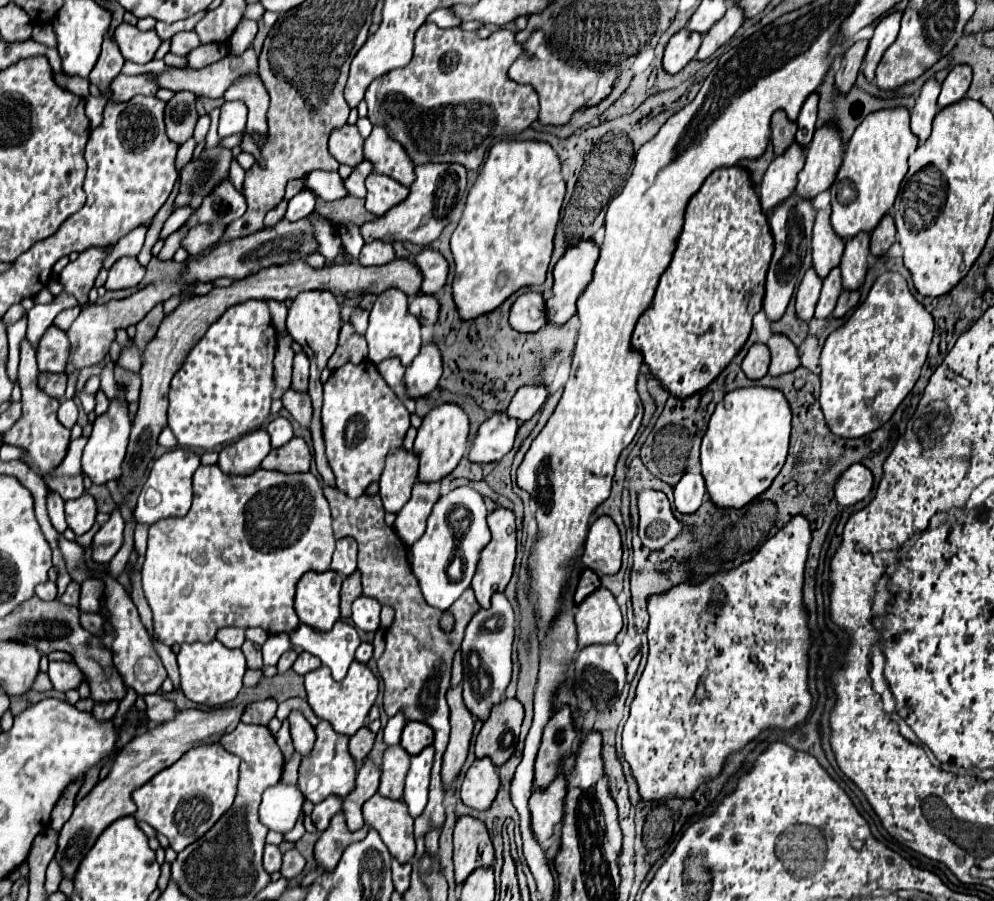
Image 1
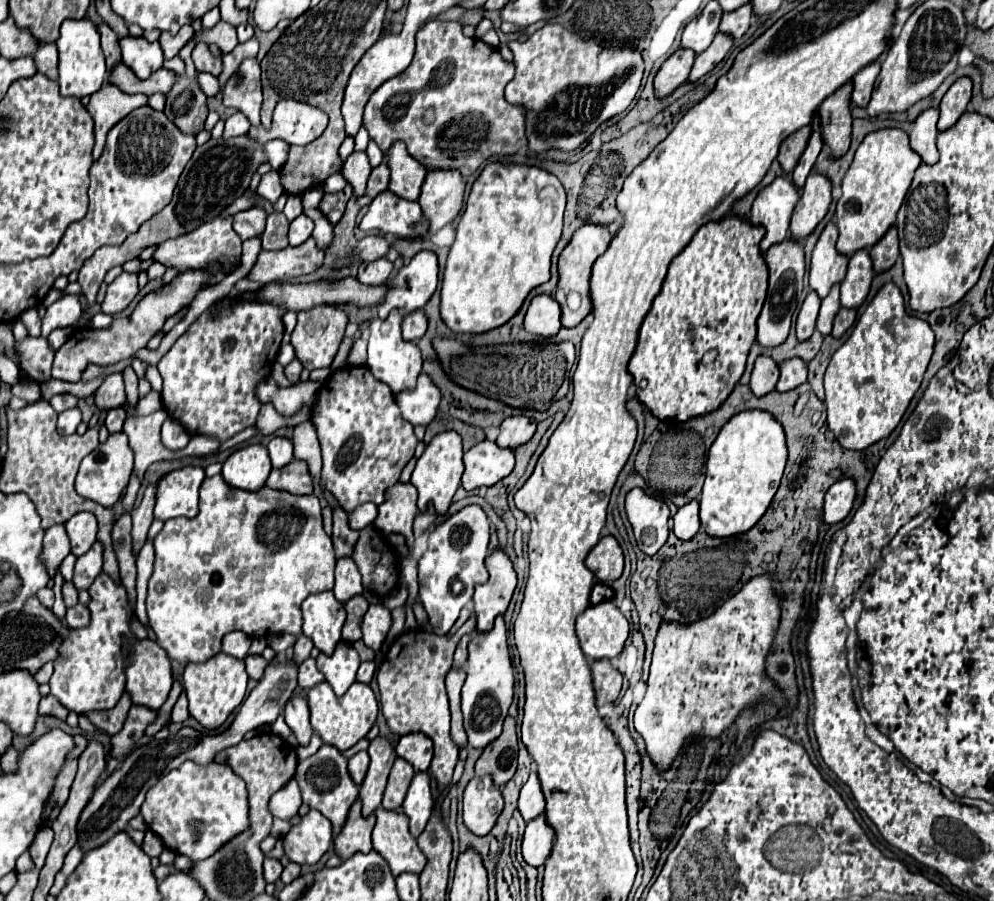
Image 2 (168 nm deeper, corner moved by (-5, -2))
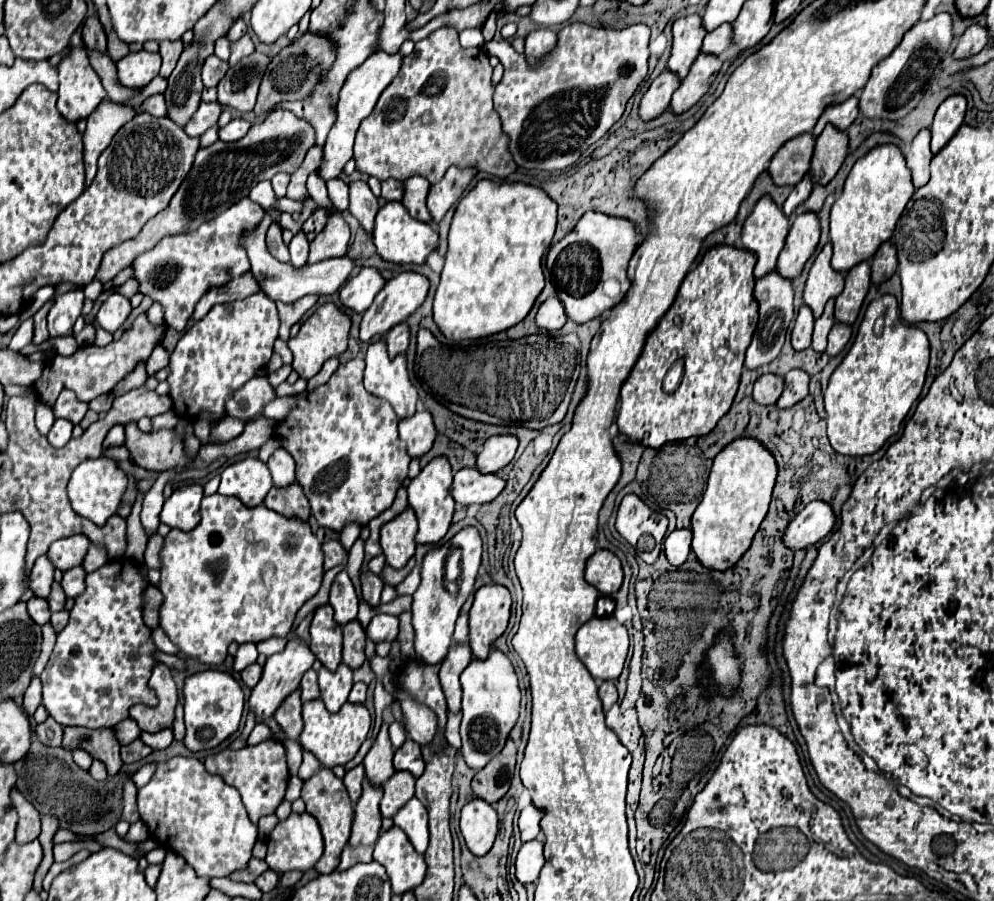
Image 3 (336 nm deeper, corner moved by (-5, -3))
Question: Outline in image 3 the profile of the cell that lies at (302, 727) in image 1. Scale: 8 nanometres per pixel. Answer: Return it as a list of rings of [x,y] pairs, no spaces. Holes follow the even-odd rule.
[[[301,689],[293,691],[279,705],[279,709],[273,715],[275,721],[279,723],[279,727],[283,729],[283,733],[289,739],[293,739],[293,741],[297,741],[297,735],[301,733],[301,727],[303,727],[303,719],[301,719],[301,699],[299,699],[299,695],[301,695]]]

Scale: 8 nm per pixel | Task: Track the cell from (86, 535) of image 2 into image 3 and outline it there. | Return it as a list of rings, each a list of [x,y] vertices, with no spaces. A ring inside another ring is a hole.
[[[71,535],[69,539],[59,539],[51,543],[47,551],[47,559],[53,563],[59,571],[69,571],[77,565],[81,565],[81,559],[85,557],[85,551],[89,549],[89,539],[83,535]]]

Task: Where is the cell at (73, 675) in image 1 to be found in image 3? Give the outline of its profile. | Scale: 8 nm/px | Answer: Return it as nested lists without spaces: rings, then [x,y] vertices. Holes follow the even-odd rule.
[[[121,557],[105,563],[105,567],[89,573],[85,577],[85,591],[75,597],[75,605],[69,611],[69,623],[57,635],[53,653],[49,657],[47,667],[41,673],[43,685],[43,707],[49,717],[53,717],[59,725],[67,727],[87,727],[87,729],[103,729],[115,727],[119,721],[129,717],[129,709],[133,705],[157,707],[157,695],[149,689],[147,681],[151,677],[153,667],[159,663],[155,659],[155,643],[151,639],[151,629],[143,623],[143,591],[147,589],[147,579],[141,573],[137,561]],[[125,567],[137,567],[137,575]]]

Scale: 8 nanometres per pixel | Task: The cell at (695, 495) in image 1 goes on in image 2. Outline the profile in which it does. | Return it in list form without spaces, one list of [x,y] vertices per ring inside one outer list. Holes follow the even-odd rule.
[[[691,500],[685,506],[681,506],[677,510],[677,514],[673,516],[673,532],[677,534],[677,538],[681,540],[689,540],[697,534],[701,526],[699,520],[699,500]]]

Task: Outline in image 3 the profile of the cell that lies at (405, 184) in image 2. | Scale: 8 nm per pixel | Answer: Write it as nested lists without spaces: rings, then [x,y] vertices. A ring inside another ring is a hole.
[[[409,177],[403,181],[405,183],[405,199],[403,199],[403,205],[407,207],[409,215],[417,221],[423,221],[423,223],[433,223],[427,207],[425,207],[425,201],[427,201],[427,193],[429,193],[429,187],[431,183],[425,179],[425,177]]]

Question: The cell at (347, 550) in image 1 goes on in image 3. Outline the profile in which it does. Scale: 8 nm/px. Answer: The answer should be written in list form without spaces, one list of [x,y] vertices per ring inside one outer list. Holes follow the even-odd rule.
[[[341,571],[331,587],[331,595],[329,595],[329,605],[335,611],[335,623],[337,625],[345,625],[357,619],[357,595],[353,589],[353,583],[347,575],[347,571]]]

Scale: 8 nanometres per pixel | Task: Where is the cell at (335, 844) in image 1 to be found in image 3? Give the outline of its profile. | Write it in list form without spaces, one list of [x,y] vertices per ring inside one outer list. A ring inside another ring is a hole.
[[[367,779],[363,783],[363,795],[355,805],[355,817],[351,827],[349,845],[373,845],[381,833],[381,813],[379,801],[383,797],[383,789],[371,785]]]

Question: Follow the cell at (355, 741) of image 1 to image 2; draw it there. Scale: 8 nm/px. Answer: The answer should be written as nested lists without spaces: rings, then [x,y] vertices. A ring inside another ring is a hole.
[[[367,750],[357,752],[349,760],[349,774],[355,778],[355,784],[361,784],[363,782],[365,772],[367,772],[367,766],[369,766],[369,754],[367,754]]]

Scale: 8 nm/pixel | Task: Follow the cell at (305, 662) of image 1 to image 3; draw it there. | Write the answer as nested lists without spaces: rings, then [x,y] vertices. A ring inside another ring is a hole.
[[[309,669],[301,679],[301,701],[313,701],[319,699],[319,687],[317,687],[317,673]]]

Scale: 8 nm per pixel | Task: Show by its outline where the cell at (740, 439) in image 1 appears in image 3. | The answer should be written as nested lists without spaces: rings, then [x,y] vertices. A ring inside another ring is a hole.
[[[741,437],[715,457],[707,489],[691,519],[691,551],[705,569],[727,571],[743,557],[767,515],[775,477],[777,463],[773,455],[755,439]]]

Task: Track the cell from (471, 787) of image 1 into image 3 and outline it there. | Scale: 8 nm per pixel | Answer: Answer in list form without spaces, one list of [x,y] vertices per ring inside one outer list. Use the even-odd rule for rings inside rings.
[[[483,799],[469,801],[461,811],[461,833],[469,851],[483,857],[493,847],[497,835],[497,813]]]

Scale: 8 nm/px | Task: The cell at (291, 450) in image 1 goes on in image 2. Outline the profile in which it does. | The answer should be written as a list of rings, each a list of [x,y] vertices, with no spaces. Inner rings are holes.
[[[293,460],[283,468],[273,468],[267,486],[275,490],[287,490],[293,494],[311,494],[313,492],[313,482],[311,474],[307,468],[307,462],[303,460]]]

